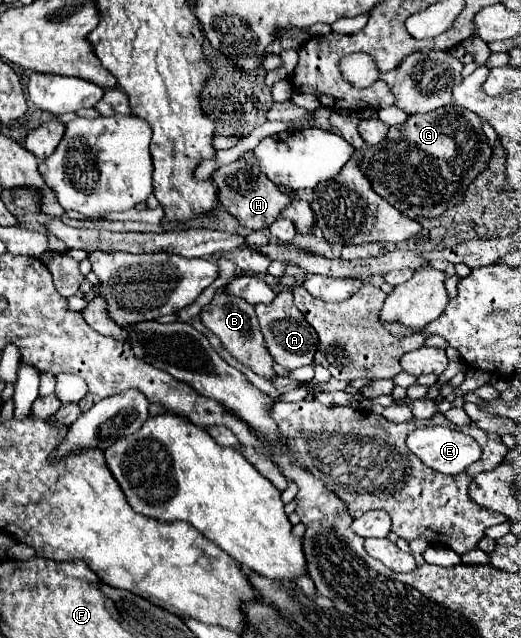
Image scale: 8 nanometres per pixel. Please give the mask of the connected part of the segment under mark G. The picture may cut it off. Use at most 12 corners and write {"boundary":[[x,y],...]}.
{"boundary":[[409,115],[361,171],[411,219],[461,203],[487,167],[479,117]]}

